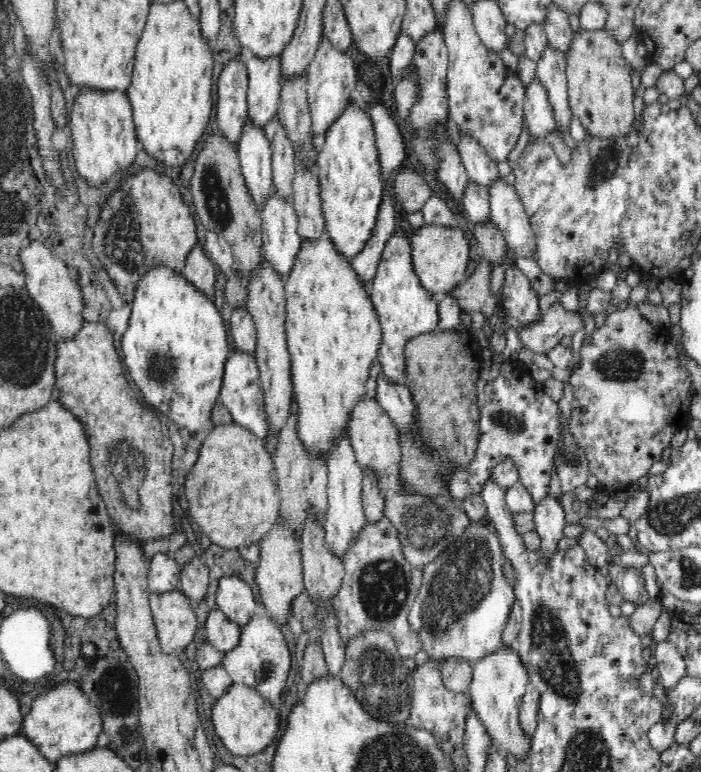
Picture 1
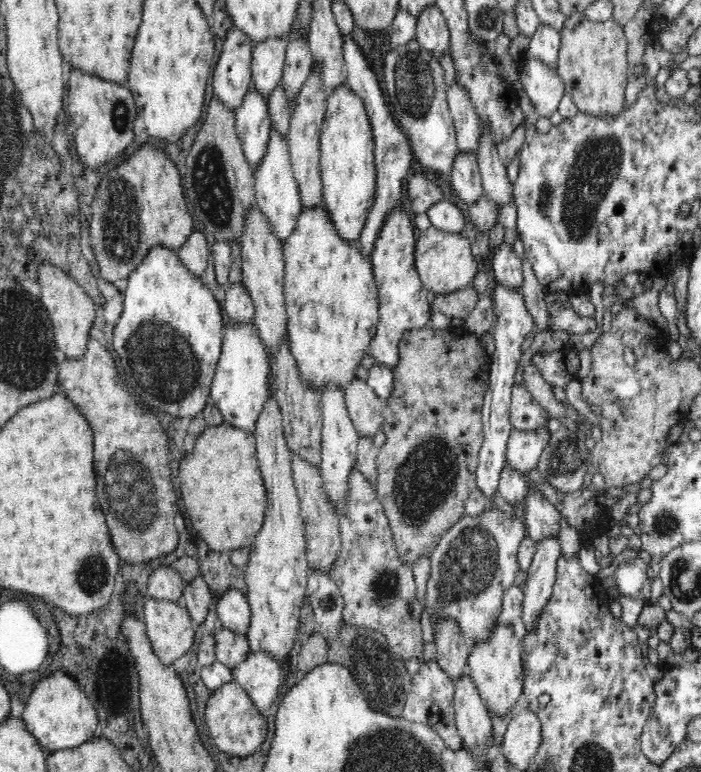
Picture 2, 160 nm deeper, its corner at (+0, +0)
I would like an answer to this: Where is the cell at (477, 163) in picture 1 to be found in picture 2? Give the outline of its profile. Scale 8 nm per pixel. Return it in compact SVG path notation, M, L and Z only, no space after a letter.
M453 80L447 86L446 102L453 119L457 146L460 151L476 154L482 127L475 106L471 103L470 95L467 94L467 88L458 80Z

